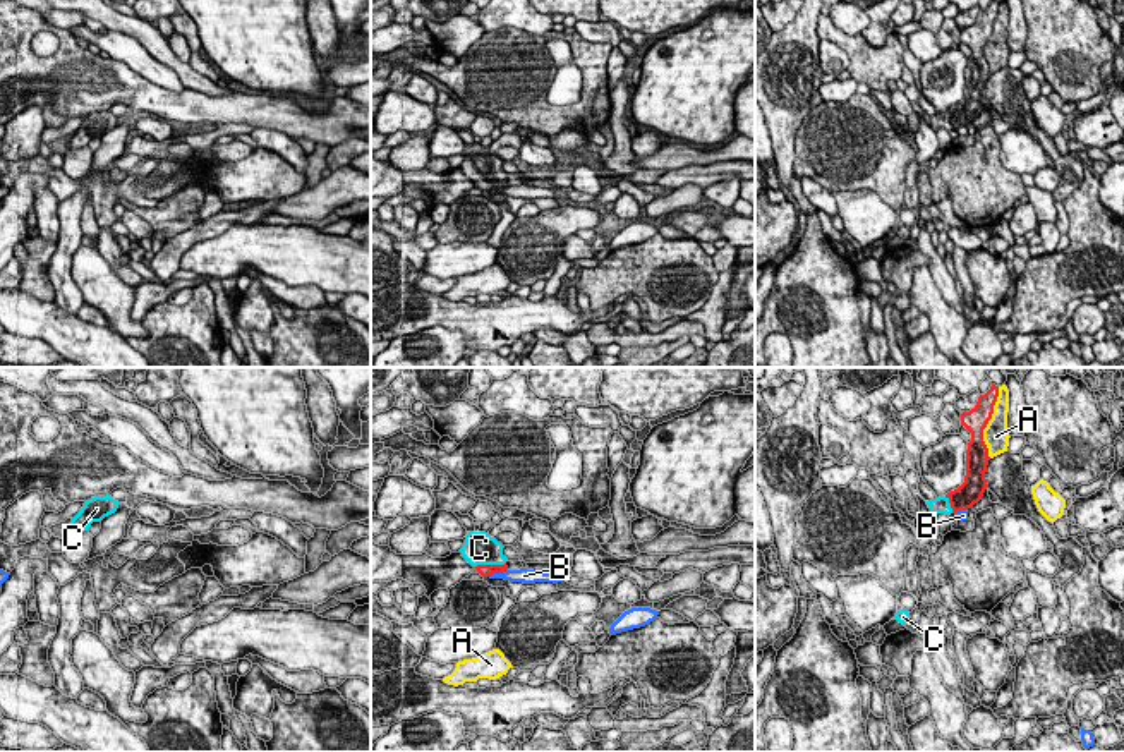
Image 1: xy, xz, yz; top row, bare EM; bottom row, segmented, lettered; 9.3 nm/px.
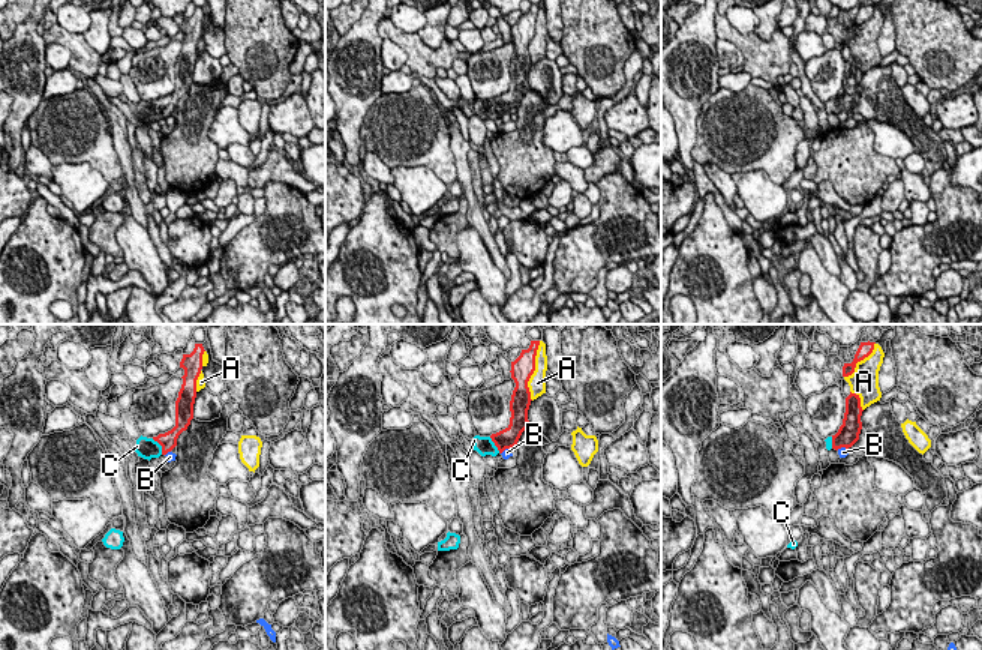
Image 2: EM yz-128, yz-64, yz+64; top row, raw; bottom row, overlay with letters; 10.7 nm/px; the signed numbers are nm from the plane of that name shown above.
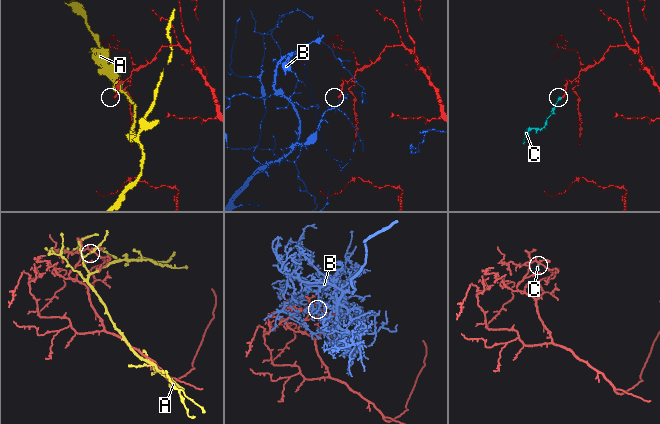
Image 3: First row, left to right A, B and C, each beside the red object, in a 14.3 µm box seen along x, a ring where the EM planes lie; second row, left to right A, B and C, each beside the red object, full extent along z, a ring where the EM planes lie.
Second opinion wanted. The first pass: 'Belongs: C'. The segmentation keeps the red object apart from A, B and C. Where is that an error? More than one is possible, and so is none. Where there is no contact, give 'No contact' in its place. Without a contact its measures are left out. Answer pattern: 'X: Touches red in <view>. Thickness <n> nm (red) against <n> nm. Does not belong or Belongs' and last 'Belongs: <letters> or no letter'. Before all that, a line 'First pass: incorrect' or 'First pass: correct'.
First pass: correct
A: Touches red in yz. Thickness 220 nm (red) against 240 nm. Does not belong
B: Touches red in xz. Thickness 130 nm (red) against 130 nm. Does not belong
C: Touches red in xz. Thickness 130 nm (red) against 300 nm. Belongs
Belongs: C

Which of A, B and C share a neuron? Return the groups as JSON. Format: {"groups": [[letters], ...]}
{"groups": [["A"], ["B"], ["C"]]}

